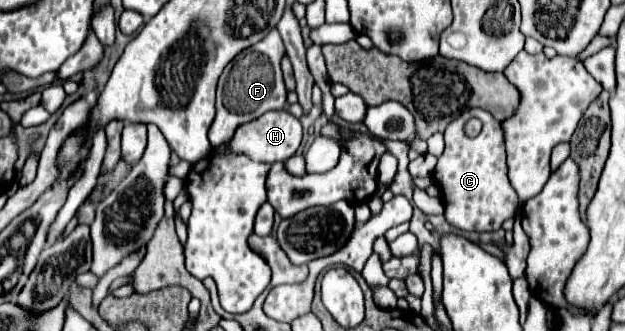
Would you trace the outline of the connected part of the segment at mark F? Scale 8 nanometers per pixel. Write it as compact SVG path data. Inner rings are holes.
M272 30L264 40L254 44L254 48L246 48L224 68L216 92L216 118L208 132L208 140L212 148L218 148L220 144L228 142L236 126L246 124L270 110L282 110L286 106L286 88L280 68L284 56L286 56L284 42L280 34Z

